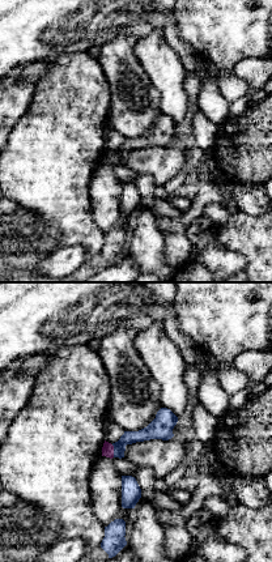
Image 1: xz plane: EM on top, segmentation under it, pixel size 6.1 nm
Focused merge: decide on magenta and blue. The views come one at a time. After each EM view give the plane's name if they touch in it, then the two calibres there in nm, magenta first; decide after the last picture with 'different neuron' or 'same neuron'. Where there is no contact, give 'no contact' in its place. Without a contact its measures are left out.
meets magenta in xz; 80 nm thick on the magenta side, 90 nm on the other

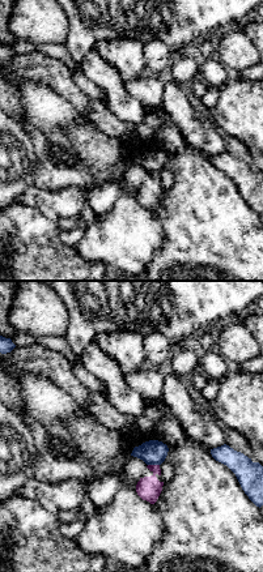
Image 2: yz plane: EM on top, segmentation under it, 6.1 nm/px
meets magenta in yz; 150 nm thick on the magenta side, 160 nm on the other

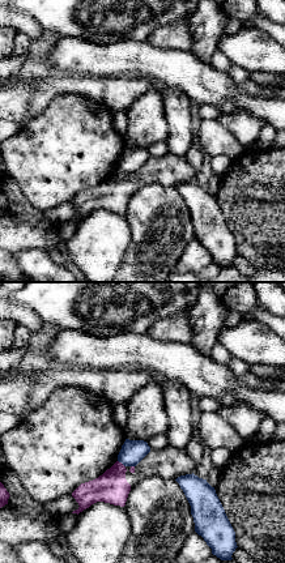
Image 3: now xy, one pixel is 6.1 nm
meets magenta in xy; 190 nm thick on the magenta side, 150 nm on the other

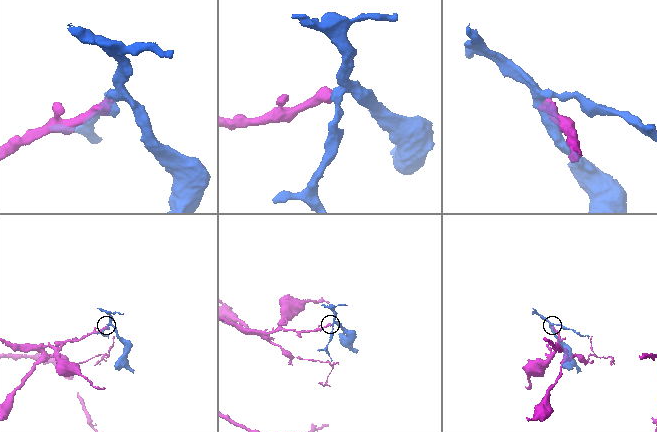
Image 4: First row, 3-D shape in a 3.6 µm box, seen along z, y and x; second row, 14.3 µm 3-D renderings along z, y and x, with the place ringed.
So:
different neuron

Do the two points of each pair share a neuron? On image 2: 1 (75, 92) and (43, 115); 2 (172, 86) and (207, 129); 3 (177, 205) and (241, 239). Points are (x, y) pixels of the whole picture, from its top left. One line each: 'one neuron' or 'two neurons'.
1: two neurons
2: one neuron
3: one neuron

